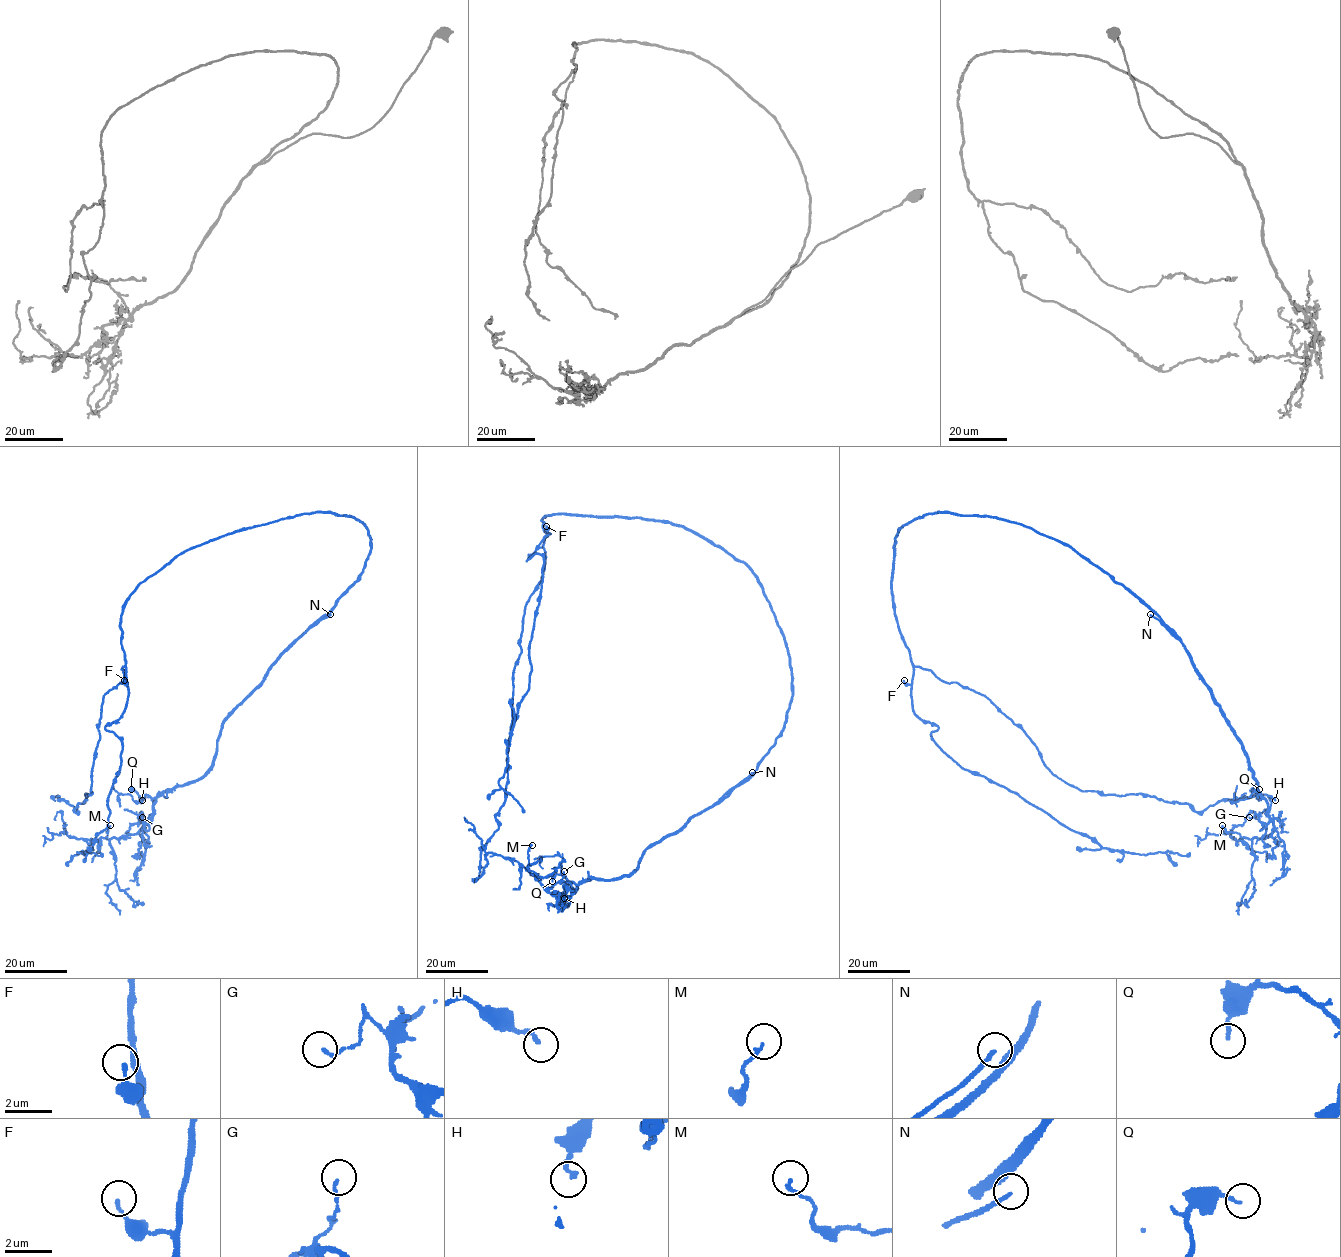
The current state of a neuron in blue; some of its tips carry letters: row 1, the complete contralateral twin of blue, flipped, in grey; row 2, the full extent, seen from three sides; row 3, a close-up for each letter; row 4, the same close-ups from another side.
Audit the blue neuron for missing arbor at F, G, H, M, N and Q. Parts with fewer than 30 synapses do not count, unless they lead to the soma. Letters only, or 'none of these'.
N

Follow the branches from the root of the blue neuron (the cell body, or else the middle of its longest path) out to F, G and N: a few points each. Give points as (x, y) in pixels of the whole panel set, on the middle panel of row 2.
F: (747, 566), (695, 533), (660, 521), (553, 514), (542, 519), (547, 536), (546, 526)
G: (747, 566), (789, 655), (785, 728), (747, 779), (648, 847), (629, 874), (588, 878), (572, 891), (564, 871)
N: (747, 566), (762, 588), (783, 636), (792, 675), (792, 701), (785, 728), (757, 769), (739, 783), (752, 772)

